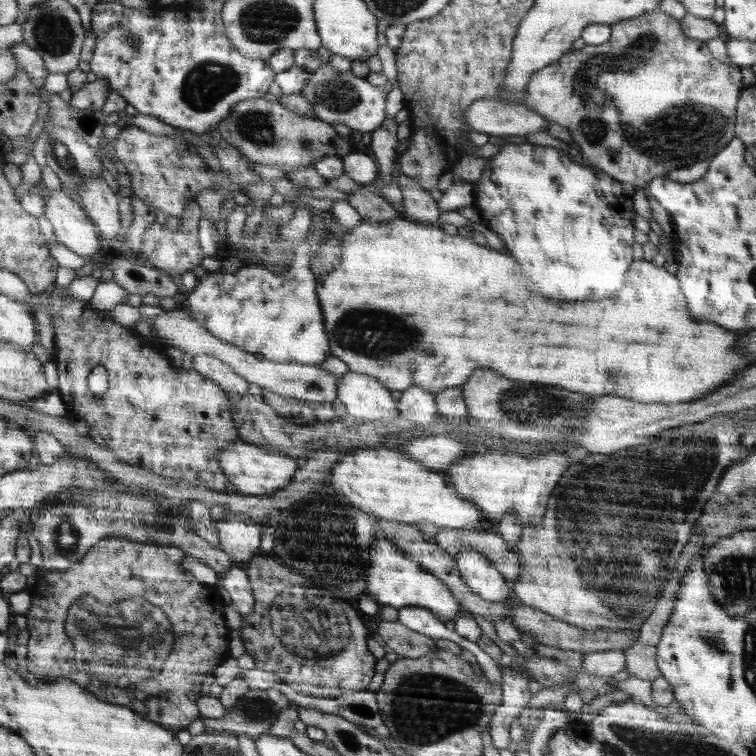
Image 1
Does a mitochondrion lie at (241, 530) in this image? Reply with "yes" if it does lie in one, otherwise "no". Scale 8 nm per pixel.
no

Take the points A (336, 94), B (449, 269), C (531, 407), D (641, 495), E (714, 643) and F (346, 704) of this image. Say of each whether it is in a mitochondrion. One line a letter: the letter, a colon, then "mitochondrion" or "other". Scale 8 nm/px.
A: mitochondrion
B: other
C: mitochondrion
D: mitochondrion
E: mitochondrion
F: other

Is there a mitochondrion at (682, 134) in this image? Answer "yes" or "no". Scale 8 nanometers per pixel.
yes

